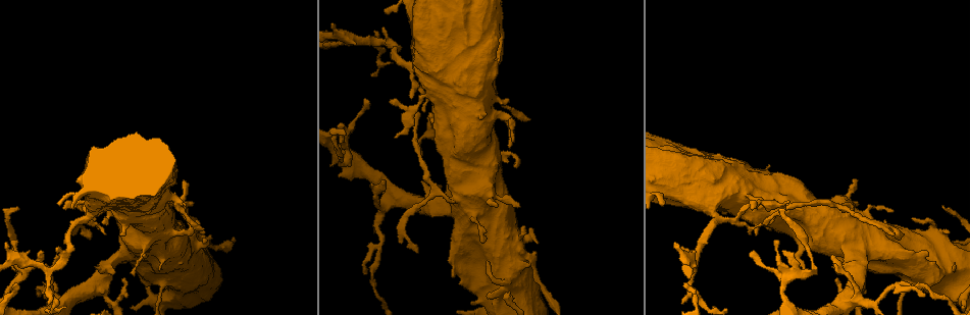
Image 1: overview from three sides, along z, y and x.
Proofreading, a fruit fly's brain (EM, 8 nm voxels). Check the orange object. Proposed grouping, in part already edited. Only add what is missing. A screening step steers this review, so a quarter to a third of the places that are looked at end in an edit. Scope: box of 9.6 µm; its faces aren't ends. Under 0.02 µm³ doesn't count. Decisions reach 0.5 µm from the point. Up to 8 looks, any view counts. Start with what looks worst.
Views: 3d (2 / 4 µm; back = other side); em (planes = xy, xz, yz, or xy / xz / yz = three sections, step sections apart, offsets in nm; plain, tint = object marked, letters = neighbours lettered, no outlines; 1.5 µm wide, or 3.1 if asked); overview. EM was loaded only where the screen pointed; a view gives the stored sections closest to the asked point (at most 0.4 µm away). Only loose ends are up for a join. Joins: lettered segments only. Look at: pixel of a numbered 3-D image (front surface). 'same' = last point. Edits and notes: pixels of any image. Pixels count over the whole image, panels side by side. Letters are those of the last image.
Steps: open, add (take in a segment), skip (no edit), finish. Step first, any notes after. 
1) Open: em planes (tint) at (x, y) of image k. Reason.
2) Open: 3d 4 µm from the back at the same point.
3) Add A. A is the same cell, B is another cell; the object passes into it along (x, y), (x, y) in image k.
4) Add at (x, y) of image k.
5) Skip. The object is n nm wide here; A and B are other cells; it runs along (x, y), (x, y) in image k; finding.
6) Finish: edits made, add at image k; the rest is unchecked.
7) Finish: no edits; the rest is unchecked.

Open: em planes (tint) at (471, 303) of image 1. Thick end.

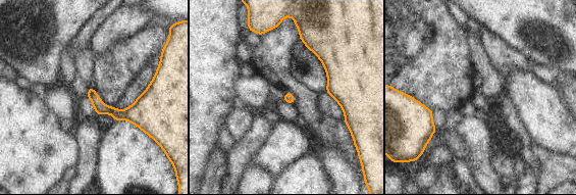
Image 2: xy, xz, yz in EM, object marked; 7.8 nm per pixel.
Open: em planes (letters) at the same point.

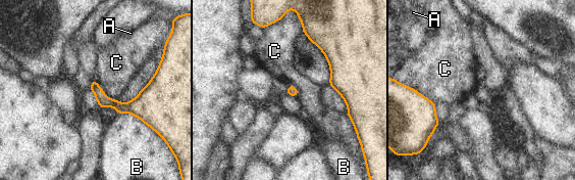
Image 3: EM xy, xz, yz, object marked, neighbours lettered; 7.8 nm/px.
Skip. A, B and C are other cells; a border runs along (415, 89), (435, 103) in image 3; no lettered segment goes on from it.

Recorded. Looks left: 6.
Open: 3d 4 µm at (344, 139) of image 1. An open end.

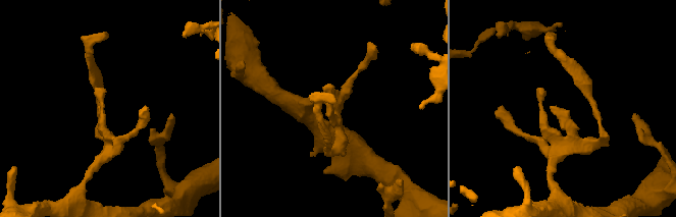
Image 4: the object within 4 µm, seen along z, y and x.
Open: em planes (plain) at (104, 110) of image 4.

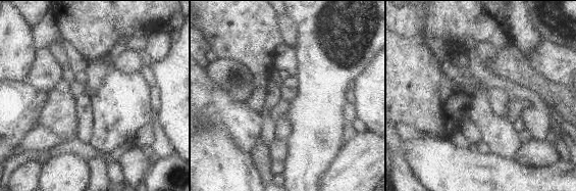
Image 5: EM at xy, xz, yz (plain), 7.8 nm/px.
Open: em planes (letters) at the same point. See the neighbours.

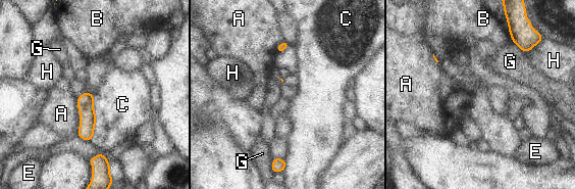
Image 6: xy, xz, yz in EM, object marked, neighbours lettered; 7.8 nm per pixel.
Skip. A, B, C, E, G and H are other cells; it runs along (86, 95), (88, 138) in image 6; none of them fits.

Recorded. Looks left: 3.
Open: 3d 4 µm at (893, 212) of image 1. Thin end.

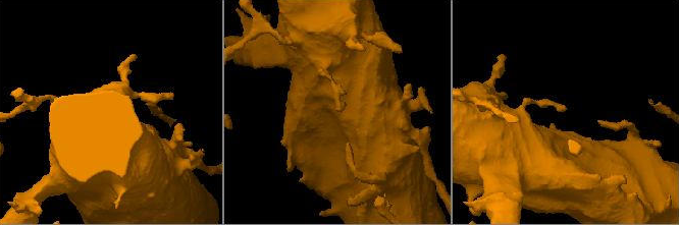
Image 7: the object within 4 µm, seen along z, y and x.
Open: em planes (letters) at (565, 108) of image 7. Shape alone is not enough.

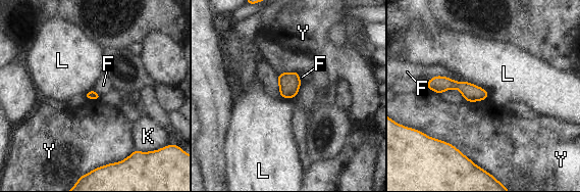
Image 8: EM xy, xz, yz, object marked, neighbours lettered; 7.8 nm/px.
Skip. F, K, L and Y are other cells; it runs along (429, 84), (460, 85), (485, 95) in image 8; none of them fits.

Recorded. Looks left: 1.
Finish: no edits; the rest is unchecked.

